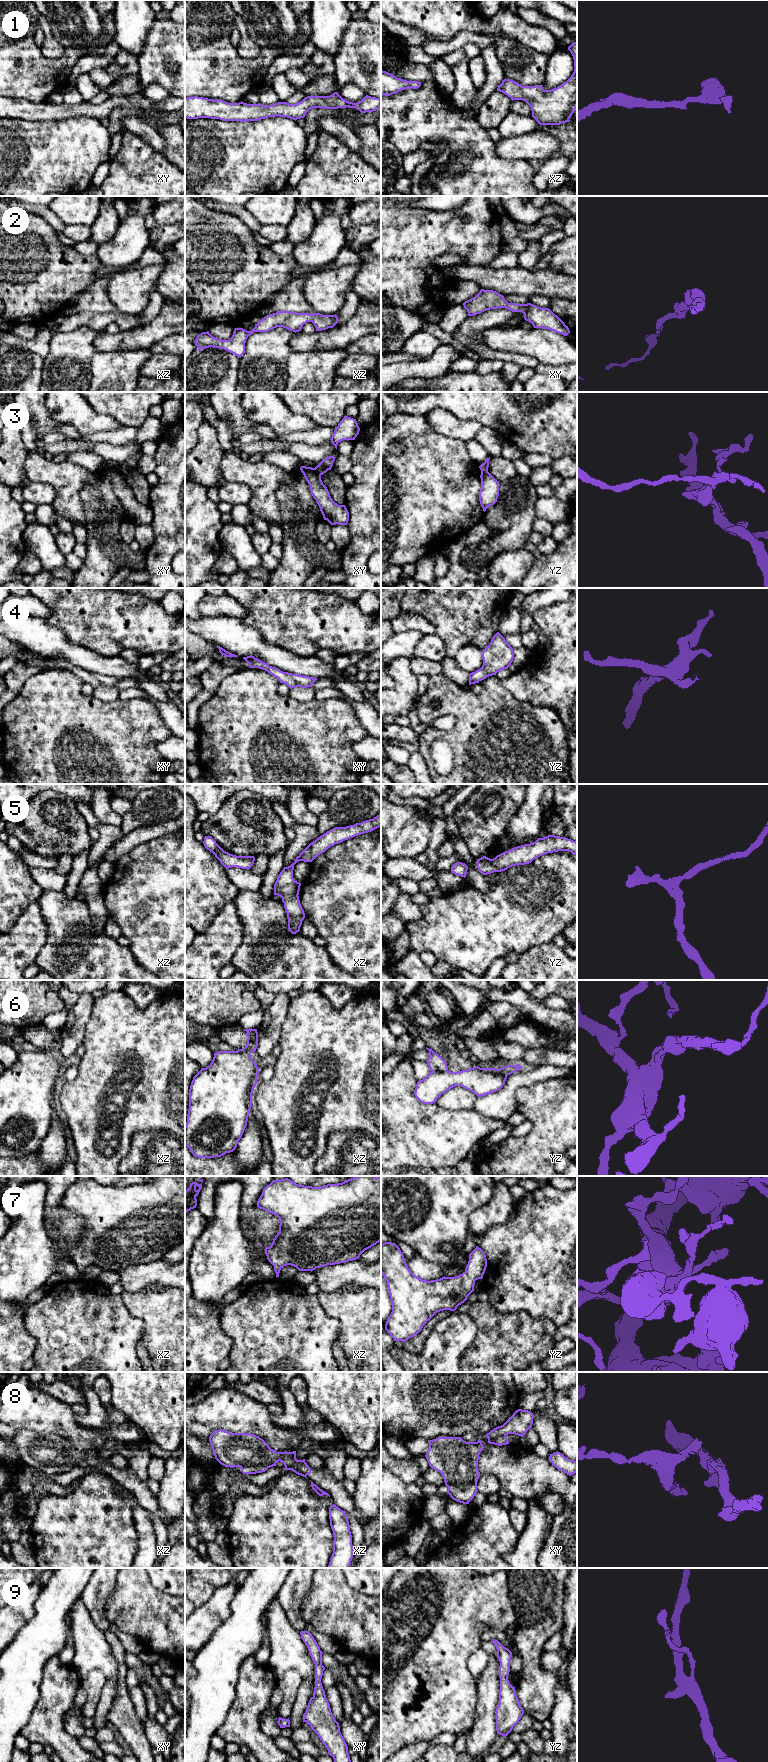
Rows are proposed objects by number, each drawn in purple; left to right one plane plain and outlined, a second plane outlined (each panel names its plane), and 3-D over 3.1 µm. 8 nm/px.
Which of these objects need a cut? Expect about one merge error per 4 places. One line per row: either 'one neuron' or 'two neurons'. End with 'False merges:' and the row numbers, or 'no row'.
1: one neuron
2: one neuron
3: two neurons
4: one neuron
5: one neuron
6: two neurons
7: one neuron
8: two neurons
9: one neuron
False merges: 3, 6, 8

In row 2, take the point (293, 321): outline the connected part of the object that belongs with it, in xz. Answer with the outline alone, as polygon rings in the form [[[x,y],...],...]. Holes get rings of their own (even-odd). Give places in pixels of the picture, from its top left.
[[[278,311],[265,316],[251,331],[243,328],[235,328],[229,340],[221,340],[213,337],[209,331],[199,334],[194,343],[201,349],[214,347],[224,349],[238,357],[245,353],[245,343],[247,338],[254,332],[268,332],[277,327],[283,327],[293,332],[301,331],[304,324],[312,322],[316,331],[333,328],[338,323],[337,315],[322,315],[320,313],[296,313],[290,311]]]

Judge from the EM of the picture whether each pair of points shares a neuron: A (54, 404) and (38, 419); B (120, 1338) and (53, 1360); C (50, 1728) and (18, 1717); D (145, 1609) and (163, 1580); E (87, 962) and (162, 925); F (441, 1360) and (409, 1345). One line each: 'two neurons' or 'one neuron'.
A: two neurons
B: one neuron
C: two neurons
D: two neurons
E: two neurons
F: two neurons

